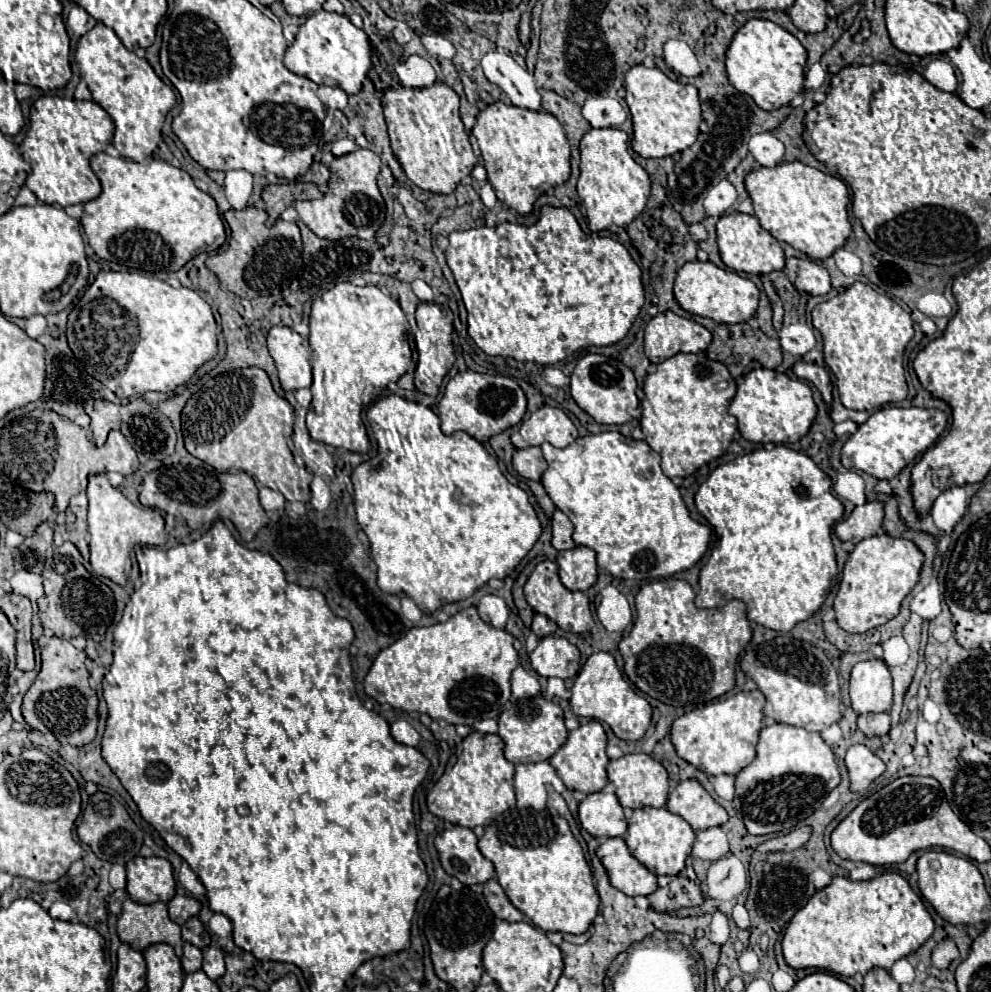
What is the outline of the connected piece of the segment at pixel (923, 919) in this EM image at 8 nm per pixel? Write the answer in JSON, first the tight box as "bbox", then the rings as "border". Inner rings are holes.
{"bbox":[783,872,935,976],"border":[[[885,872],[871,880],[849,880],[835,876],[833,882],[817,890],[809,902],[791,918],[783,936],[785,962],[791,968],[825,968],[839,976],[867,974],[873,966],[889,970],[893,962],[915,952],[935,930],[933,918],[923,900],[913,892],[909,882],[899,872]]]}

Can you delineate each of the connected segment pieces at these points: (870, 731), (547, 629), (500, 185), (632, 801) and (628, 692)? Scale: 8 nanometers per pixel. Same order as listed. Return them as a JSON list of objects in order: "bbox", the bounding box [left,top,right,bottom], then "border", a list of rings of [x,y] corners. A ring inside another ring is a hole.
[{"bbox":[857,714,891,738],"border":[[[861,714],[857,726],[867,738],[881,738],[891,730],[891,718],[889,714]]]},{"bbox":[531,614,557,638],"border":[[[535,614],[533,624],[531,624],[531,630],[533,630],[539,638],[543,638],[543,636],[553,634],[553,632],[557,630],[557,626],[555,626],[555,622],[551,622],[547,616],[543,616],[543,614]]]},{"bbox":[471,100,569,214],"border":[[[497,100],[479,112],[471,132],[477,138],[489,176],[487,180],[495,188],[497,198],[519,214],[533,210],[533,202],[543,184],[559,186],[569,180],[569,142],[561,122],[553,114],[513,104],[507,106]]]},{"bbox":[607,754,667,808],"border":[[[625,754],[619,760],[611,760],[607,764],[607,776],[615,786],[615,796],[619,798],[623,808],[643,808],[653,806],[661,808],[667,802],[667,770],[647,754]]]},{"bbox":[571,652,651,740],"border":[[[595,652],[587,658],[585,666],[575,676],[575,684],[571,688],[571,710],[577,716],[593,718],[599,722],[607,722],[617,738],[621,740],[639,740],[651,724],[651,706],[639,696],[621,676],[615,658],[609,652]]]}]

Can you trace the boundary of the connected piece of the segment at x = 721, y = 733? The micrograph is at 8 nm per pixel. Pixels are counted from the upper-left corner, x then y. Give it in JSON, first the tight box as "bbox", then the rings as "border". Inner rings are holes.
{"bbox":[671,690,765,776],"border":[[[759,690],[737,692],[729,698],[713,700],[703,708],[685,712],[671,726],[671,742],[677,756],[709,776],[737,774],[755,758],[755,744],[761,730],[765,696]]]}

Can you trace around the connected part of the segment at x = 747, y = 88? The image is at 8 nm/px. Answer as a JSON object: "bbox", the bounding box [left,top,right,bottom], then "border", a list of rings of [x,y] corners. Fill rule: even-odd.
{"bbox":[725,18,807,110],"border":[[[759,18],[747,20],[735,32],[725,52],[729,84],[739,92],[749,94],[755,100],[755,104],[763,110],[777,110],[789,104],[789,100],[803,90],[805,64],[807,64],[807,52],[801,46],[801,42],[775,22]]]}

